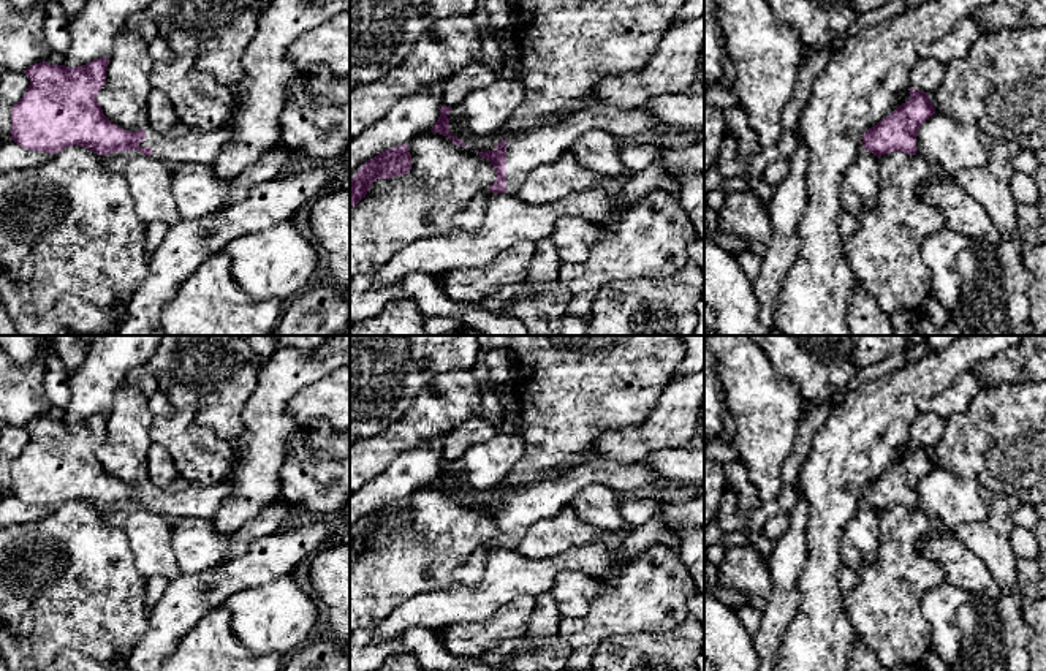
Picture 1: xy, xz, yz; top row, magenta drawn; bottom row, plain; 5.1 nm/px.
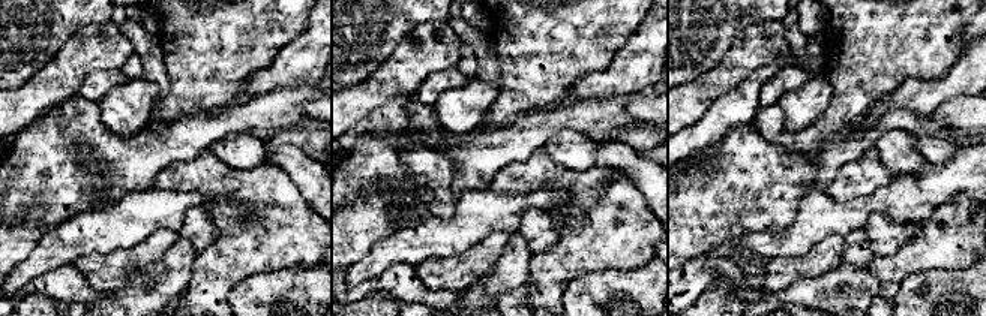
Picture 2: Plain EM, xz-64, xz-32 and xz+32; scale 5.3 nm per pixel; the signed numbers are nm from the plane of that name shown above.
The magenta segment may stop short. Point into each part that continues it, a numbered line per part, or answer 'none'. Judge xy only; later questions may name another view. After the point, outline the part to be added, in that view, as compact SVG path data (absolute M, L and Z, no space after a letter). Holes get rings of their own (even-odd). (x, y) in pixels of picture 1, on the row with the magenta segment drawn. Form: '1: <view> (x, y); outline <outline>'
1: xy (197, 146); outline M149 127L146 128L146 139L139 142L139 147L150 147L153 158L169 165L212 166L229 136L231 130L228 127L190 130L177 138L166 136Z

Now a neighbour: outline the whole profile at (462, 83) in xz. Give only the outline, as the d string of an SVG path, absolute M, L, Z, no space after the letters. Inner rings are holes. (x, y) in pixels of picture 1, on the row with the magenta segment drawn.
M481 62L454 71L445 82L443 103L449 108L460 106L465 97L494 84L498 78L498 71L484 66Z

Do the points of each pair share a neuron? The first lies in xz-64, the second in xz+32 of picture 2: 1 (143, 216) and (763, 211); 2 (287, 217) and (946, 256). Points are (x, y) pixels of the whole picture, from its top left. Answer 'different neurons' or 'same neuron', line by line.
1: different neurons
2: same neuron

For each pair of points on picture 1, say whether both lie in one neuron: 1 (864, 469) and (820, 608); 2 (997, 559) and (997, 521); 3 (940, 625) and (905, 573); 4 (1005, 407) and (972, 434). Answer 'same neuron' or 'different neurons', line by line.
1: same neuron
2: same neuron
3: different neurons
4: same neuron

